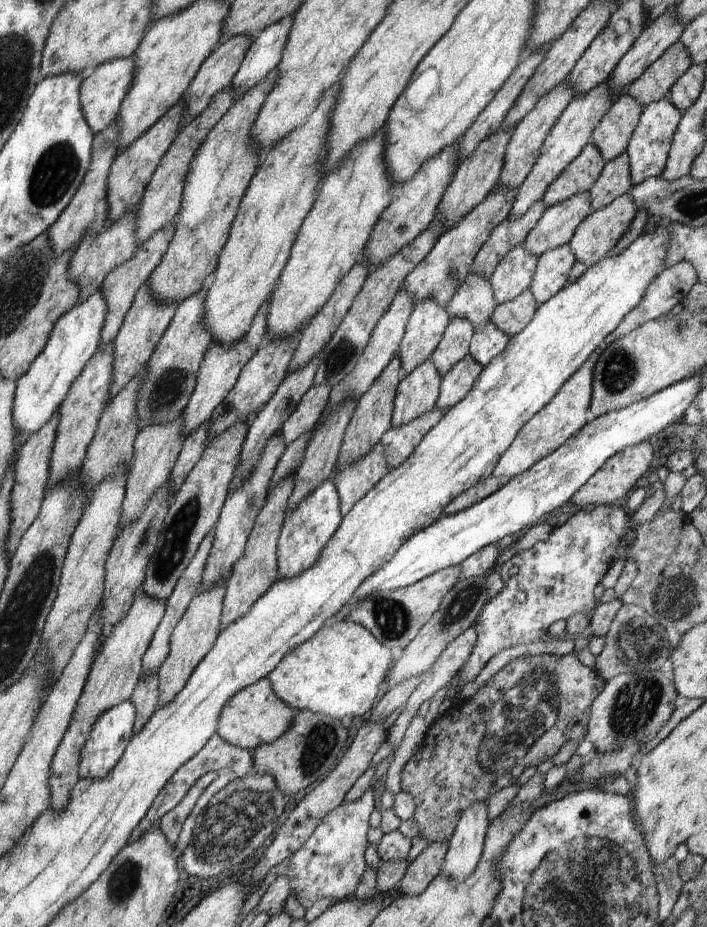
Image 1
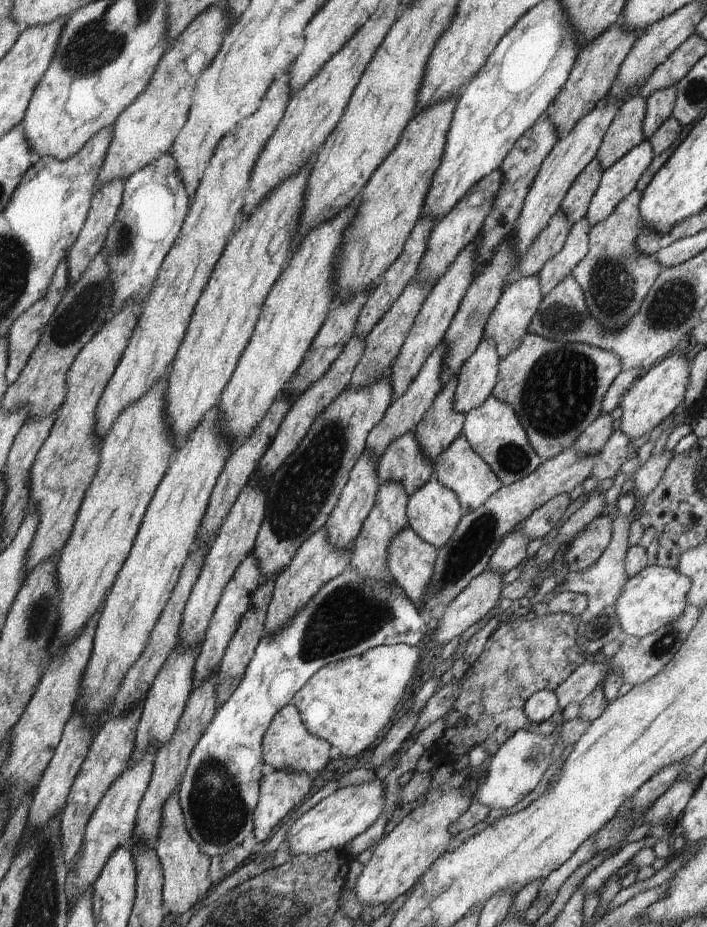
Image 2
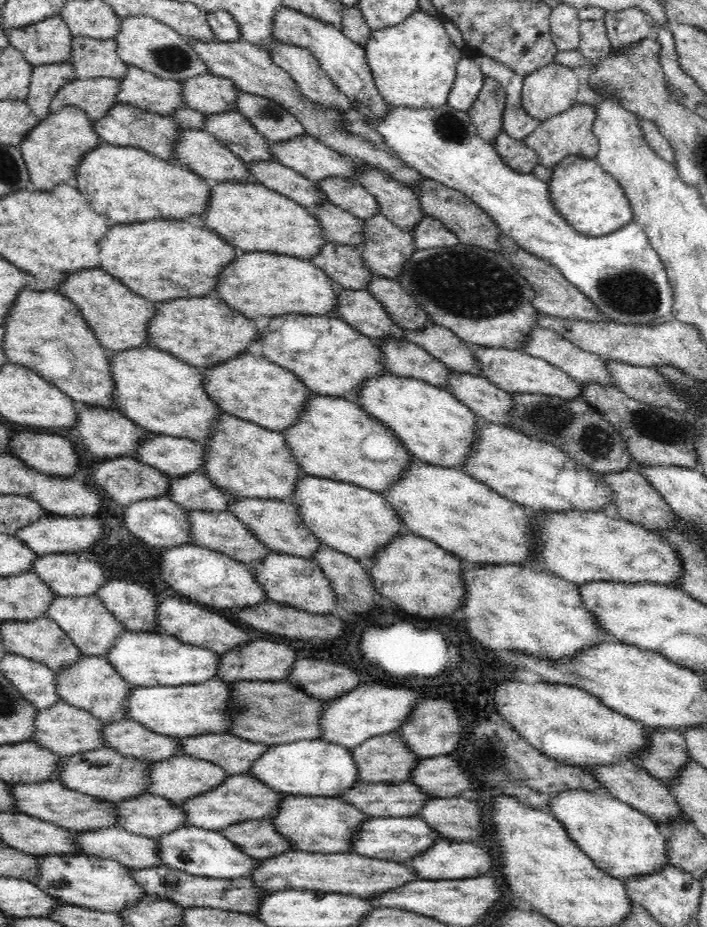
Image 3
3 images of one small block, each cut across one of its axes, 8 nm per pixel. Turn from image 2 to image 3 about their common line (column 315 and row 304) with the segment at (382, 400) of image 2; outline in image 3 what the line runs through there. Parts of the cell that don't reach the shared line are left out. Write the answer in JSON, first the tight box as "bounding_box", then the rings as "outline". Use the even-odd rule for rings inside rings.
{"bounding_box":[396,243,538,350],"outline":[[[461,243],[456,246],[417,249],[402,266],[402,274],[396,280],[420,303],[420,308],[426,309],[435,325],[452,331],[472,346],[517,350],[527,340],[526,336],[530,336],[530,332],[538,327],[538,311],[532,305],[532,298],[536,298],[532,285],[501,253]]]}

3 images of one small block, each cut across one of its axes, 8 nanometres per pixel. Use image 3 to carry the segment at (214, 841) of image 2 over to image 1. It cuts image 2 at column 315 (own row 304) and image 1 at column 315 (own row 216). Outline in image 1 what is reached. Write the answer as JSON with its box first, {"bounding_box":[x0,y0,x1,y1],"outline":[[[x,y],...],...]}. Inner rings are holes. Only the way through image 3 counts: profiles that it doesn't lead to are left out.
{"bounding_box":[277,481,341,579],"outline":[[[326,481],[314,492],[310,492],[298,508],[294,508],[285,517],[280,537],[277,541],[278,579],[292,578],[308,568],[312,568],[318,560],[326,542],[334,536],[341,524],[340,500],[333,482]]]}

